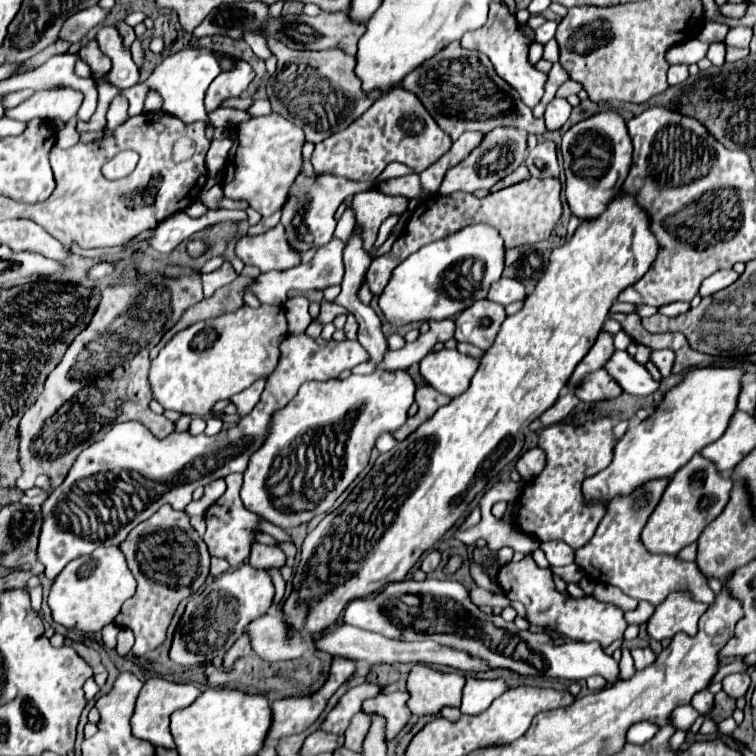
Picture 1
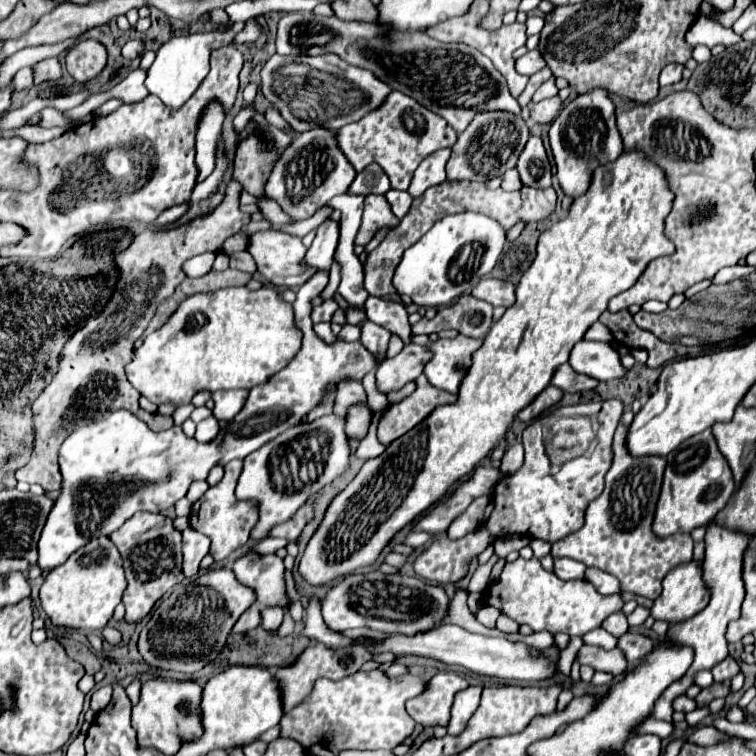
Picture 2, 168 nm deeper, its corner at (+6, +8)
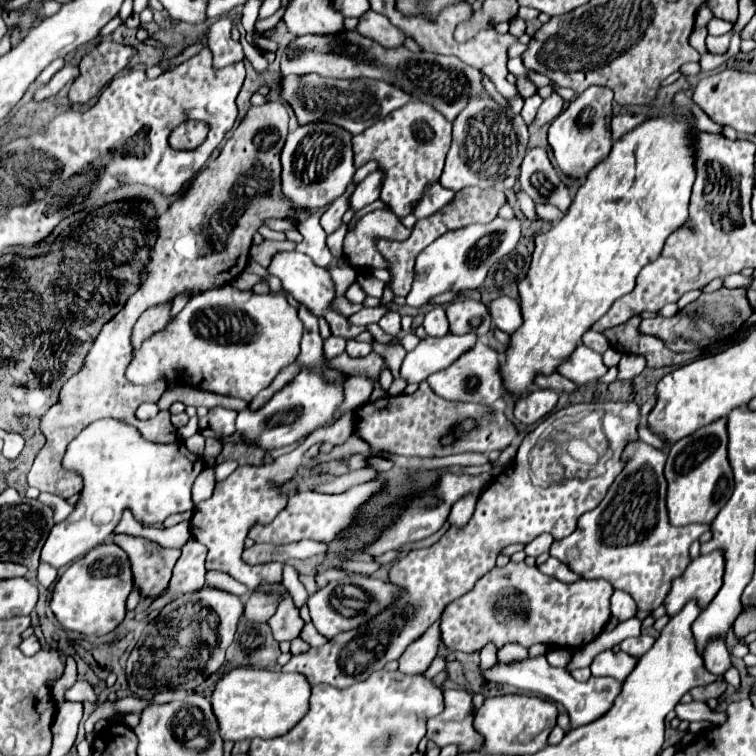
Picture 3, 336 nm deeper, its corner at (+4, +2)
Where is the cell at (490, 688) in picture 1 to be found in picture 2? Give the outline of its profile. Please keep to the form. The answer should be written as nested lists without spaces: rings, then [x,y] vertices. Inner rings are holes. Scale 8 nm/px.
[[[468,686],[466,690],[460,690],[454,696],[452,718],[448,722],[448,734],[460,734],[466,728],[466,722],[478,708],[480,694],[482,694],[482,686]]]

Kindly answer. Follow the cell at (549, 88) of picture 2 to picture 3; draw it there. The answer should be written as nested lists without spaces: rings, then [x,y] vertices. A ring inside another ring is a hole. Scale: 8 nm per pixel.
[[[532,96],[532,98],[524,100],[524,108],[522,108],[520,116],[524,118],[526,126],[530,126],[530,124],[532,124],[532,120],[534,120],[536,110],[538,110],[538,106],[540,106],[540,104],[542,104],[542,98],[540,98],[540,96]]]

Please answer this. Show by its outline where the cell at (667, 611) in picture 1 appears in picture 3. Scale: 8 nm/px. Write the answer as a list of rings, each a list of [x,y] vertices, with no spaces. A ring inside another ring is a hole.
[[[720,550],[694,558],[688,564],[686,572],[672,582],[672,592],[666,596],[664,602],[668,616],[680,612],[680,608],[688,600],[698,600],[700,608],[706,608],[706,604],[720,590],[722,576],[724,576],[724,554]]]

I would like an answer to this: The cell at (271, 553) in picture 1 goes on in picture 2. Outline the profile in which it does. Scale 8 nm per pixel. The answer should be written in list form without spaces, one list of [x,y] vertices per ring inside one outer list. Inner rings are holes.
[[[254,550],[244,552],[232,564],[232,570],[244,586],[250,586],[258,594],[262,606],[286,606],[290,598],[284,584],[284,562],[276,554],[258,554]]]

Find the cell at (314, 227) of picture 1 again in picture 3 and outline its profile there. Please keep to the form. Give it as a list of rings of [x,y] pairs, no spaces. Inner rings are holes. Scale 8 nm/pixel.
[[[310,122],[294,128],[282,150],[282,192],[296,206],[318,210],[332,204],[352,182],[354,154],[352,134],[330,122]]]

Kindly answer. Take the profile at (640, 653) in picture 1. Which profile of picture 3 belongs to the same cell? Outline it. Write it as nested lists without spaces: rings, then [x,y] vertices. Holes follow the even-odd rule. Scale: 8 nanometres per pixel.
[[[642,634],[638,638],[626,638],[620,642],[620,650],[630,654],[630,656],[636,656],[640,658],[644,652],[648,652],[648,648],[652,648],[654,644],[654,638],[648,636],[648,634]]]

